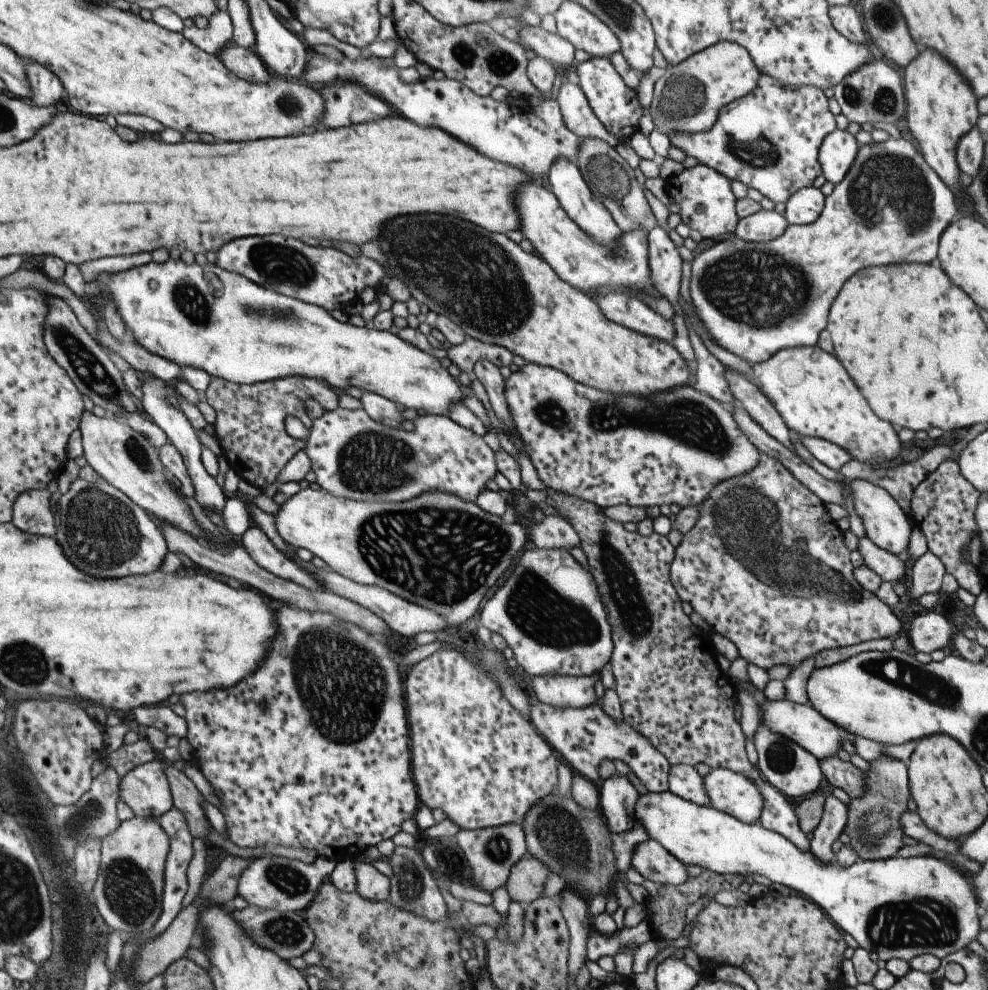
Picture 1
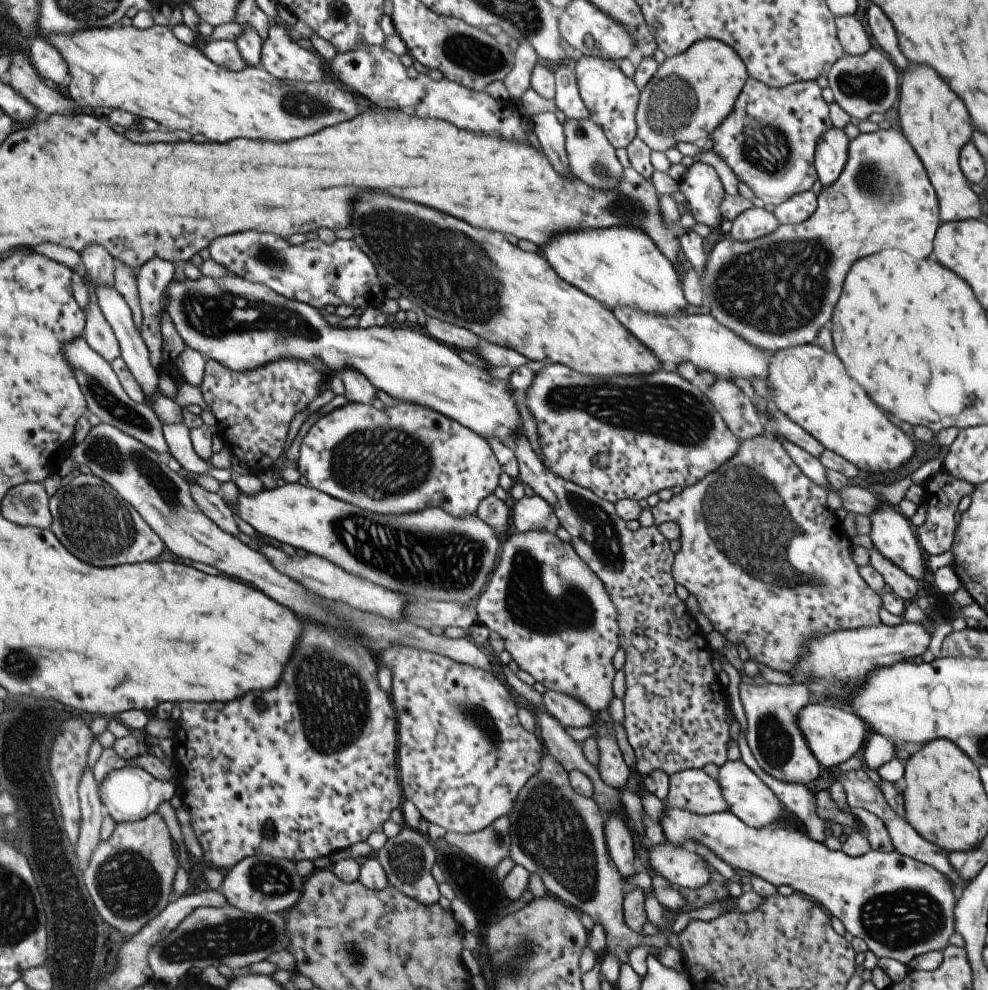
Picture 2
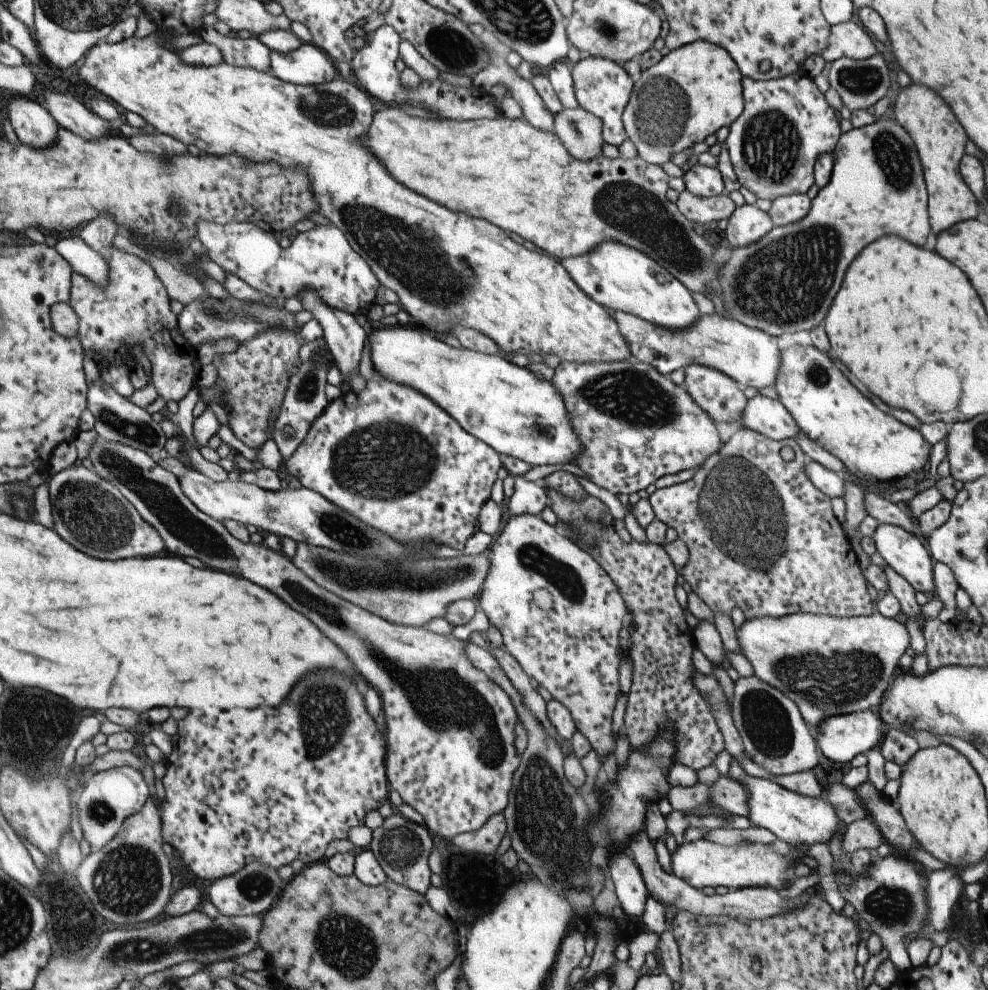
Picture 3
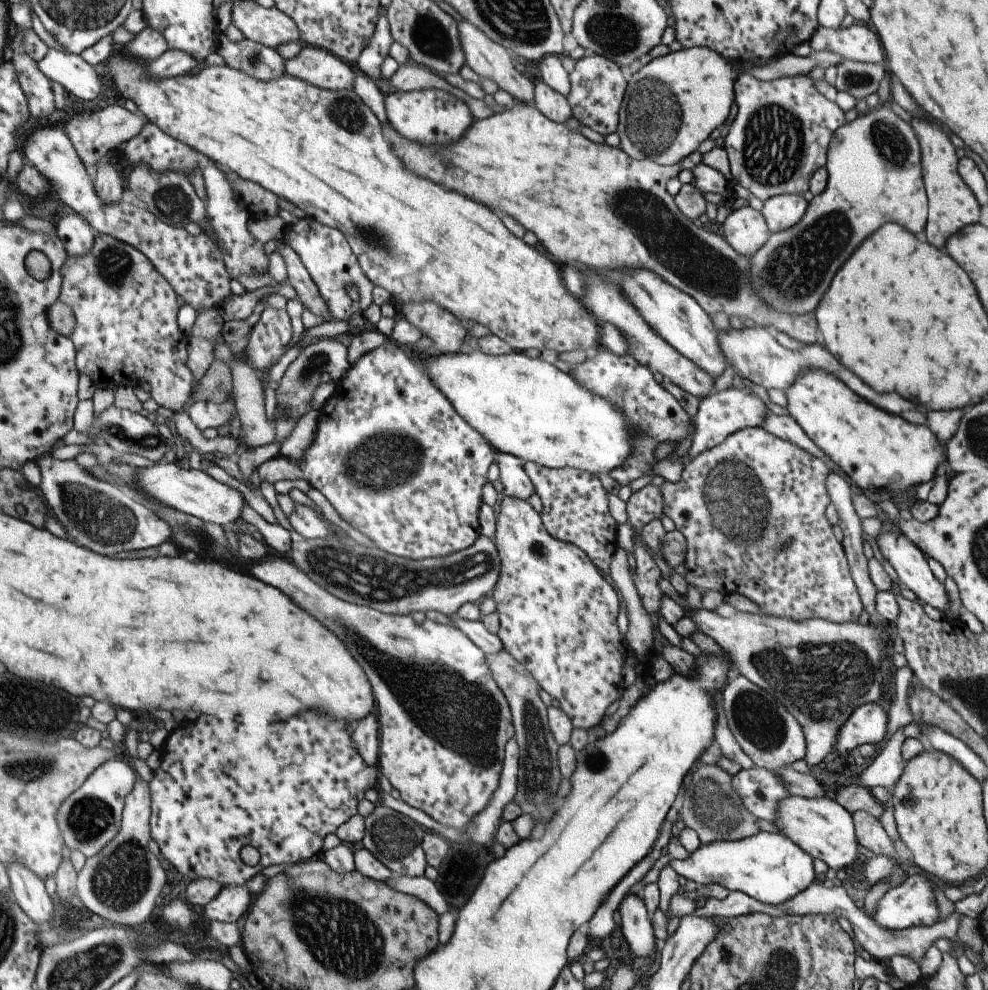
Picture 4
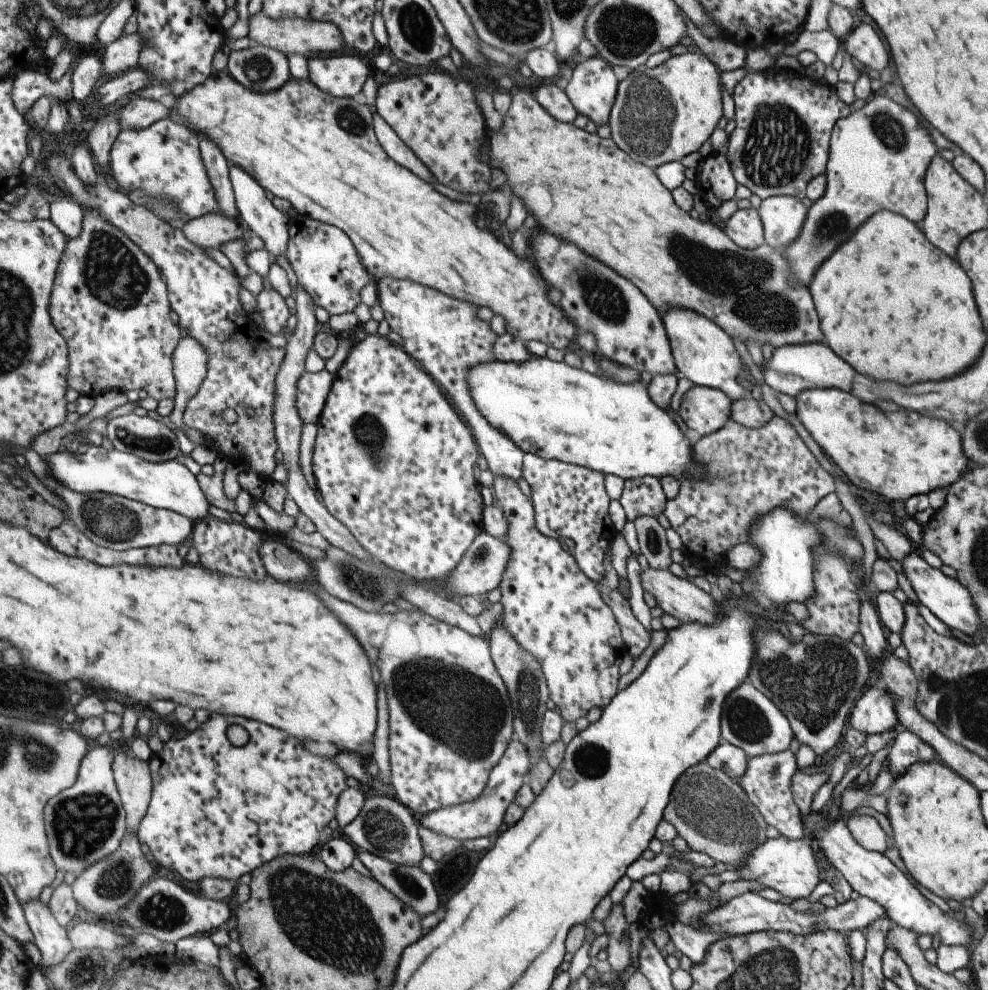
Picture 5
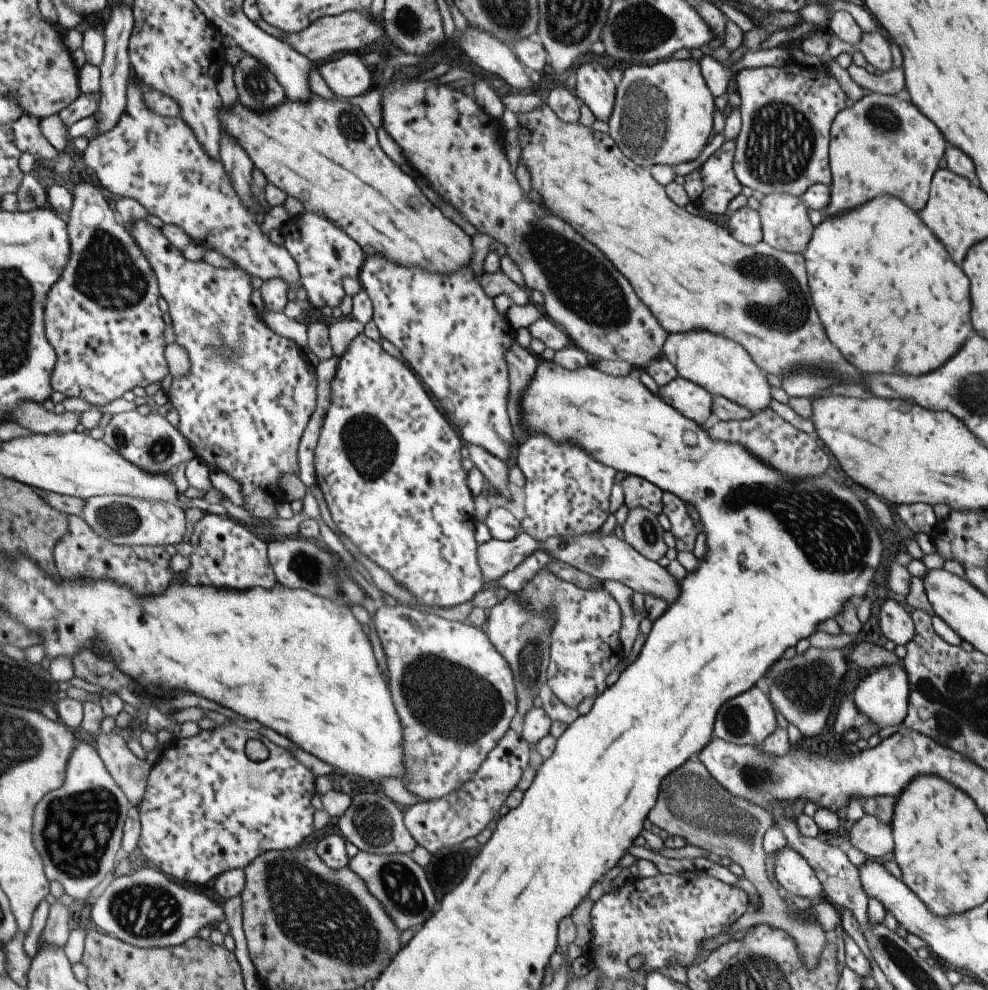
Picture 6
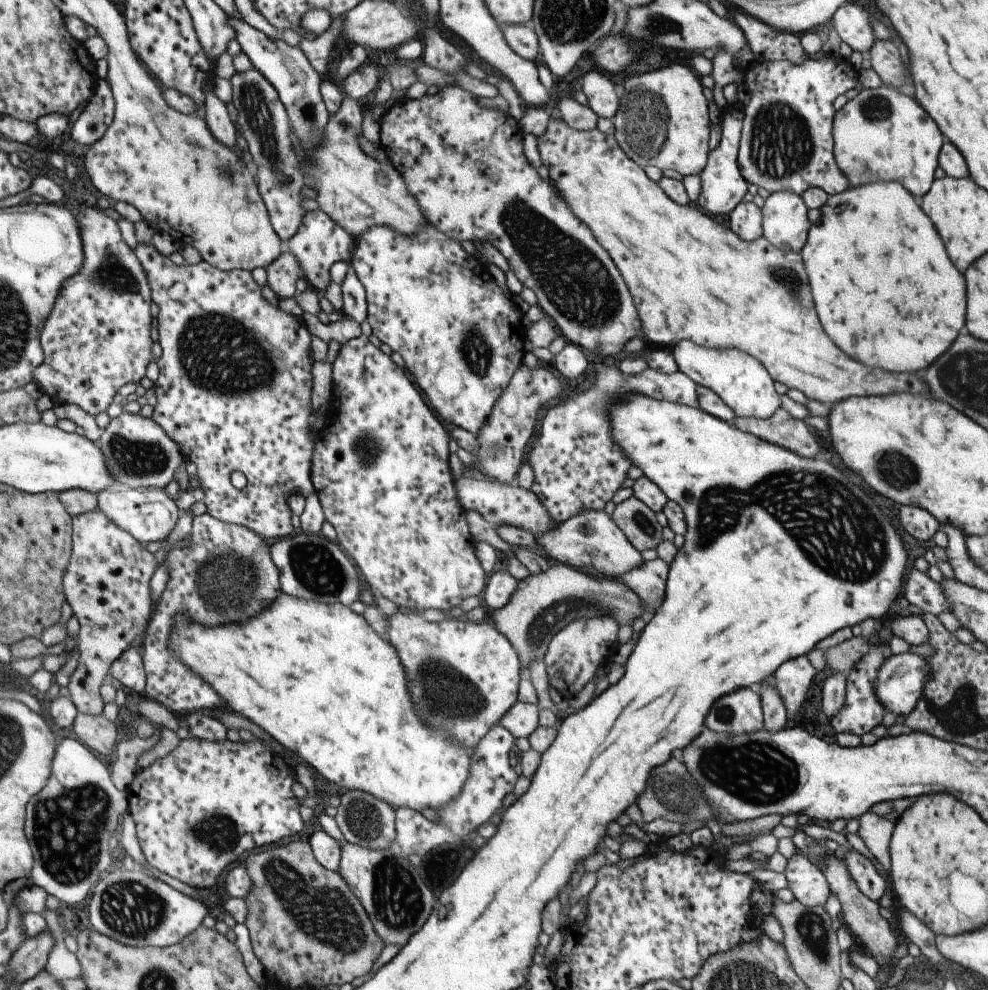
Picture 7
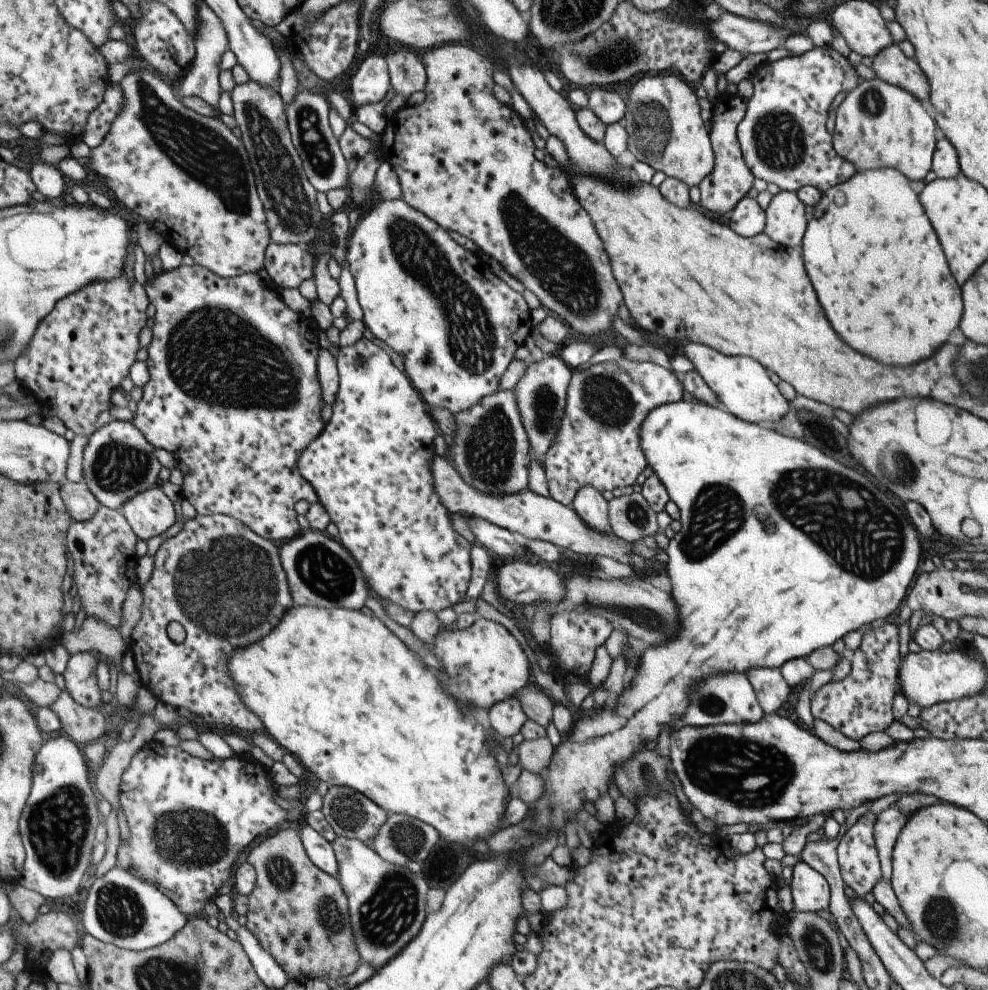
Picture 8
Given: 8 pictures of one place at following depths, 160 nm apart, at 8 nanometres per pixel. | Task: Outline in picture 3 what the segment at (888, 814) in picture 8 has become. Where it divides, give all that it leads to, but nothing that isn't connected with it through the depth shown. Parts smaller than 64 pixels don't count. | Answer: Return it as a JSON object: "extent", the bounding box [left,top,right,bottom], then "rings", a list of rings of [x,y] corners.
{"extent":[842,818,883,855],"rings":[[[868,818],[861,819],[847,826],[842,836],[842,849],[848,855],[855,852],[855,850],[877,848],[883,842],[883,838],[881,838],[871,821]]]}

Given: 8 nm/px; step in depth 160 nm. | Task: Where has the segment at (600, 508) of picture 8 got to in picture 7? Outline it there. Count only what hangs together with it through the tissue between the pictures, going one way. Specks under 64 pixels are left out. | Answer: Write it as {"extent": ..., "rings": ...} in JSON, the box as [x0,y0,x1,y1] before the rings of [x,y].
{"extent":[533,510,644,579],"rings":[[[602,510],[582,511],[554,529],[533,536],[538,547],[536,550],[543,550],[549,558],[576,569],[595,570],[607,579],[619,578],[624,572],[641,566],[644,561],[639,551],[631,546],[619,527]]]}

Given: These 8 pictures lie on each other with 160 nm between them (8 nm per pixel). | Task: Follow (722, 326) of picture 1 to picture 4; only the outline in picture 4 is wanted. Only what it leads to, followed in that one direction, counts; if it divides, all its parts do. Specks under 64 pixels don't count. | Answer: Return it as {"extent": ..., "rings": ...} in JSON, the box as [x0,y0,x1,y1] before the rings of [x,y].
{"extent":[748,108,928,315],"rings":[[[873,108],[837,128],[831,135],[824,167],[827,173],[825,188],[806,204],[799,222],[789,229],[770,233],[763,246],[748,257],[750,285],[762,308],[790,315],[811,314],[843,260],[847,260],[859,242],[883,223],[897,223],[913,234],[924,230],[928,206],[920,167],[920,148],[908,120],[895,108]]]}

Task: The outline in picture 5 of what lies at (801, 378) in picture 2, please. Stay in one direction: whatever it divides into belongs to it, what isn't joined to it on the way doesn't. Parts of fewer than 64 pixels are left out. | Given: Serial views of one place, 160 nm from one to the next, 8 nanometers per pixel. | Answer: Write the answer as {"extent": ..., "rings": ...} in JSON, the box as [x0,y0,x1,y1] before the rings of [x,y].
{"extent":[795,388,972,501],"rings":[[[835,388],[803,390],[795,396],[795,413],[823,454],[843,472],[850,485],[876,492],[889,500],[906,501],[911,496],[929,494],[931,490],[946,490],[961,474],[972,467],[961,446],[961,434],[943,420],[931,420],[915,412],[881,412],[869,403],[859,401],[847,392]]]}

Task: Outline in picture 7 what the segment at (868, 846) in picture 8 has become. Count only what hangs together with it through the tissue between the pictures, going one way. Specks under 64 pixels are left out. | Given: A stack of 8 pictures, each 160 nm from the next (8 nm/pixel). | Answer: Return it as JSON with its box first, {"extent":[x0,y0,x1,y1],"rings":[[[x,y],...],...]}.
{"extent":[842,850,886,903],"rings":[[[854,850],[851,852],[844,851],[842,859],[845,861],[848,873],[852,881],[855,881],[859,892],[877,903],[886,889],[886,882],[875,870],[874,863]]]}

